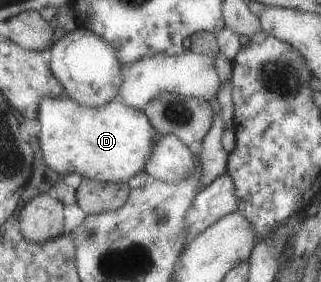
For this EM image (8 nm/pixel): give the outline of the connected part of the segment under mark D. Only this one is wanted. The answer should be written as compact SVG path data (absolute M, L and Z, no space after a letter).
M68 96L44 97L37 108L37 120L42 158L61 178L76 173L93 181L126 183L131 176L145 170L158 136L140 109L133 109L116 98L101 107L87 107Z

